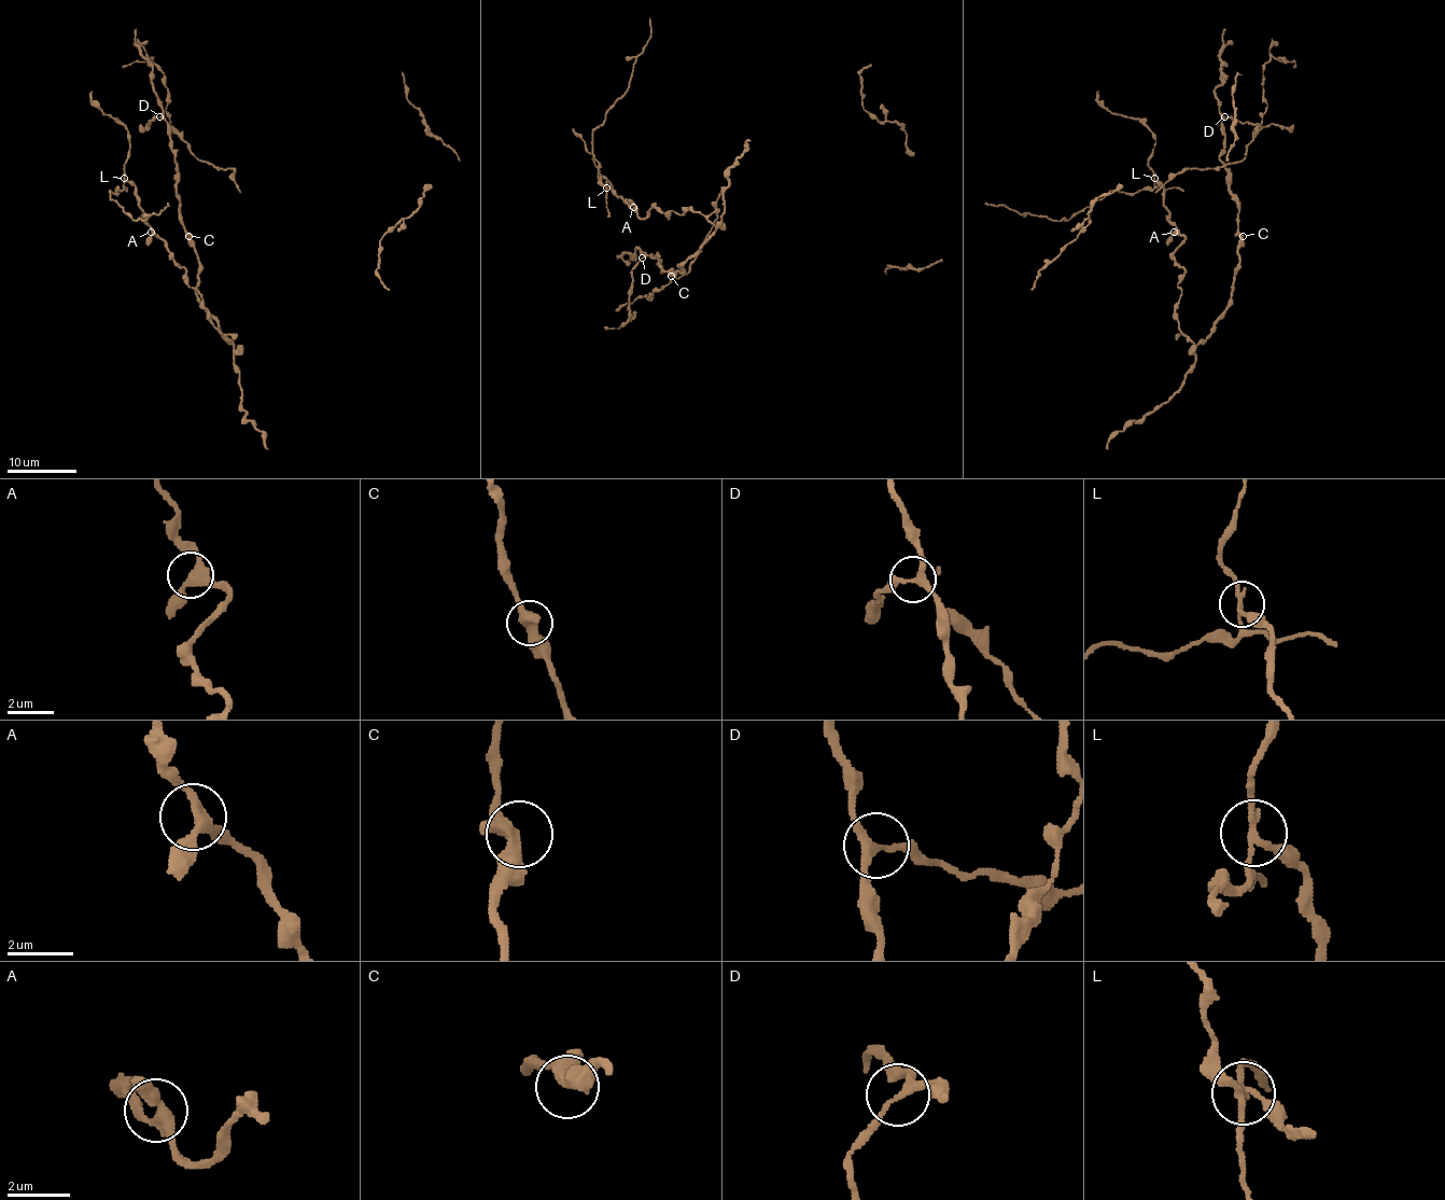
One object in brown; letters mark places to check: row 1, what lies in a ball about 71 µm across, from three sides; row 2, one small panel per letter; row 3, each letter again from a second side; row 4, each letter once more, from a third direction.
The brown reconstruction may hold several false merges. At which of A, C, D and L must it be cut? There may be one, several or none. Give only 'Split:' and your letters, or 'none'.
Split: L

